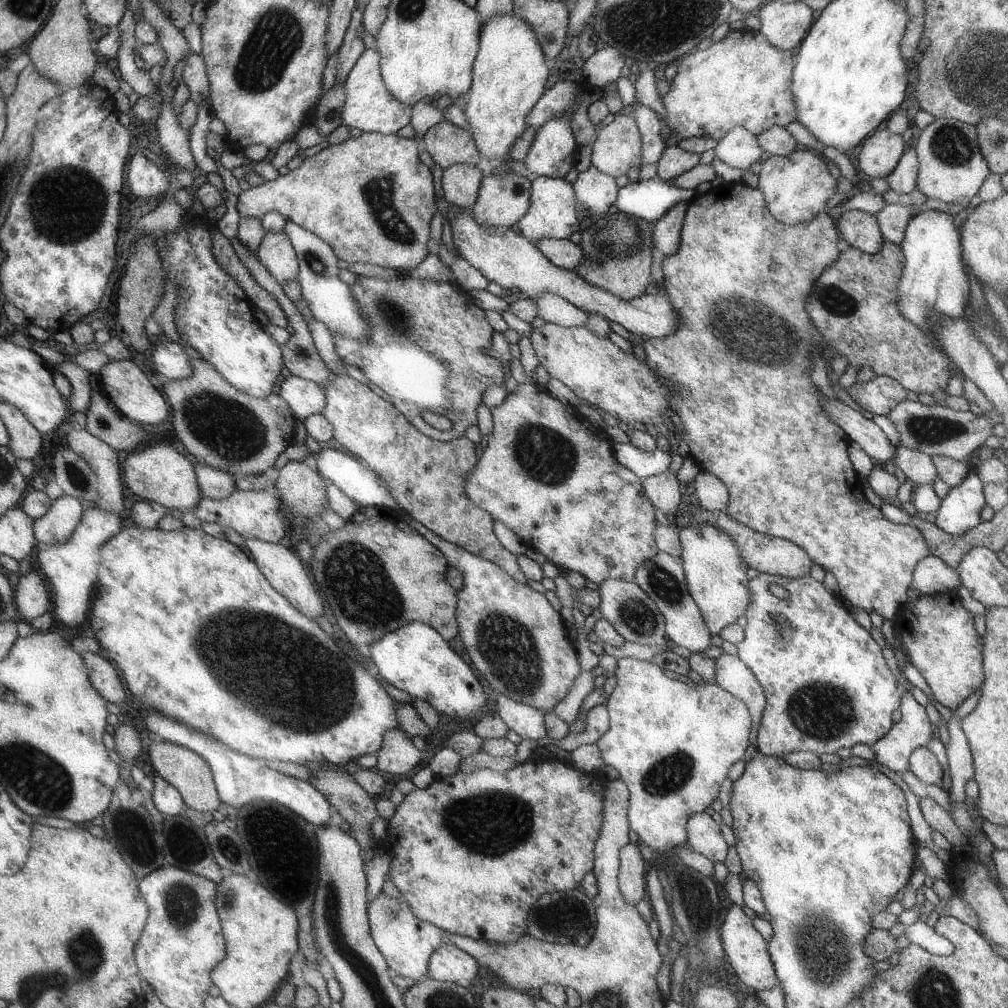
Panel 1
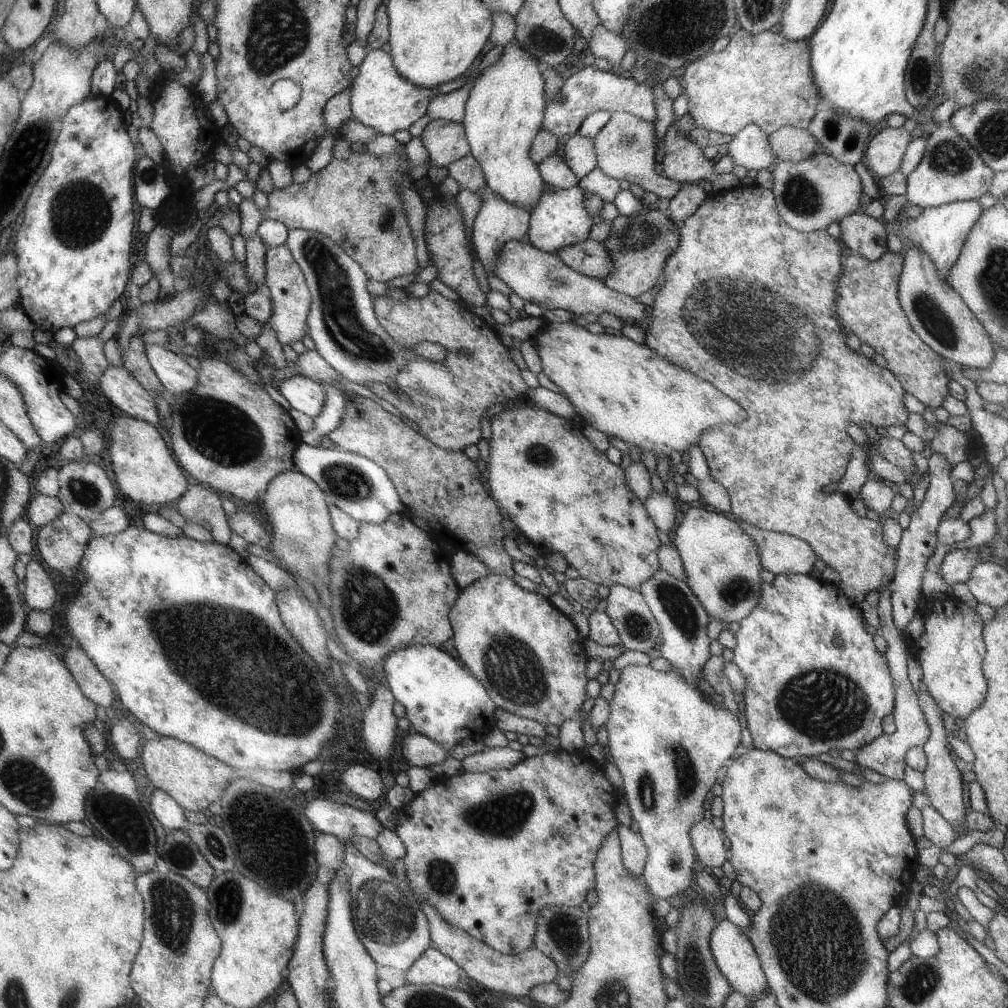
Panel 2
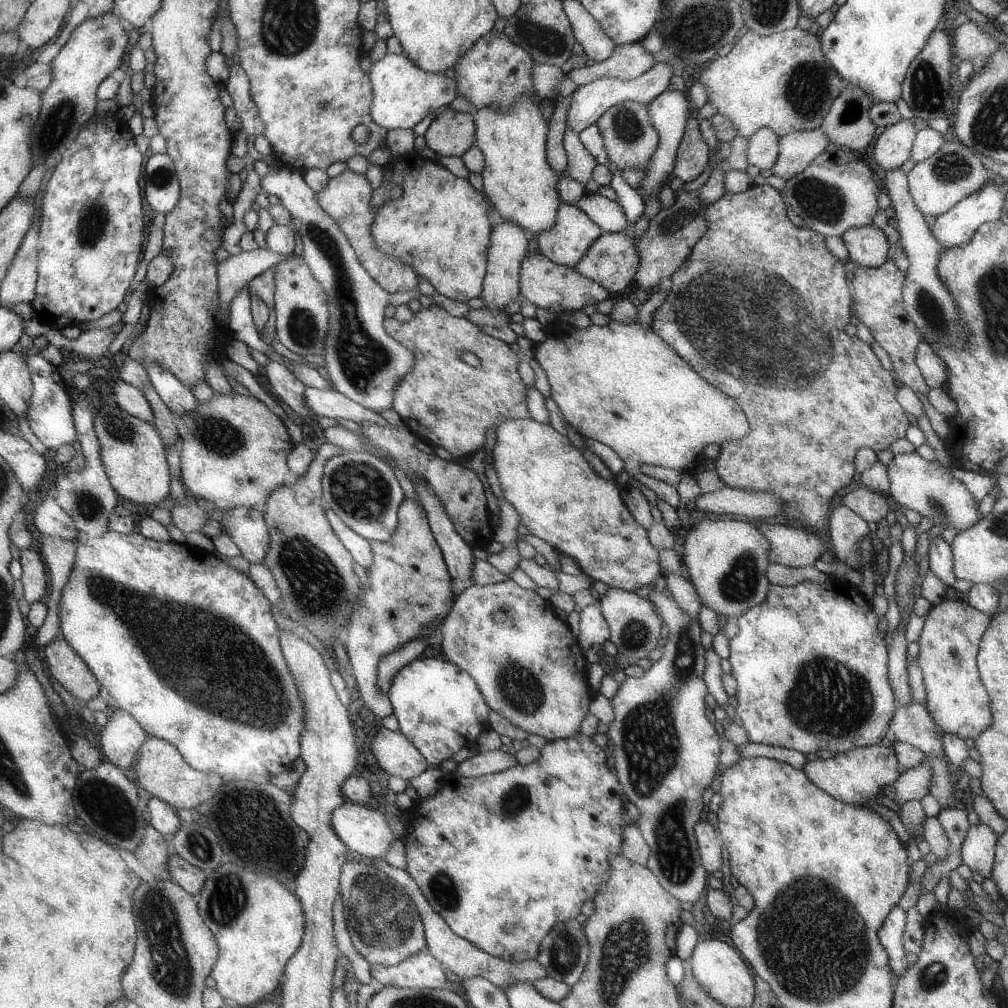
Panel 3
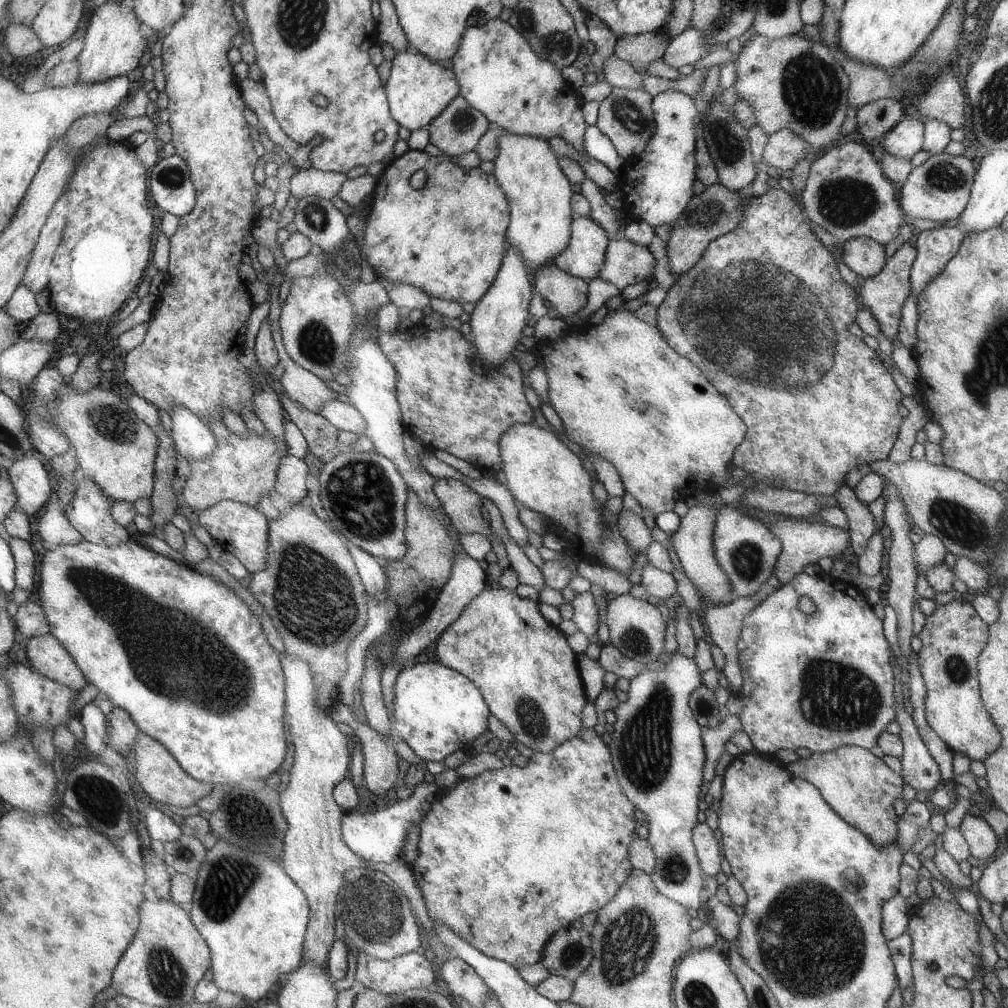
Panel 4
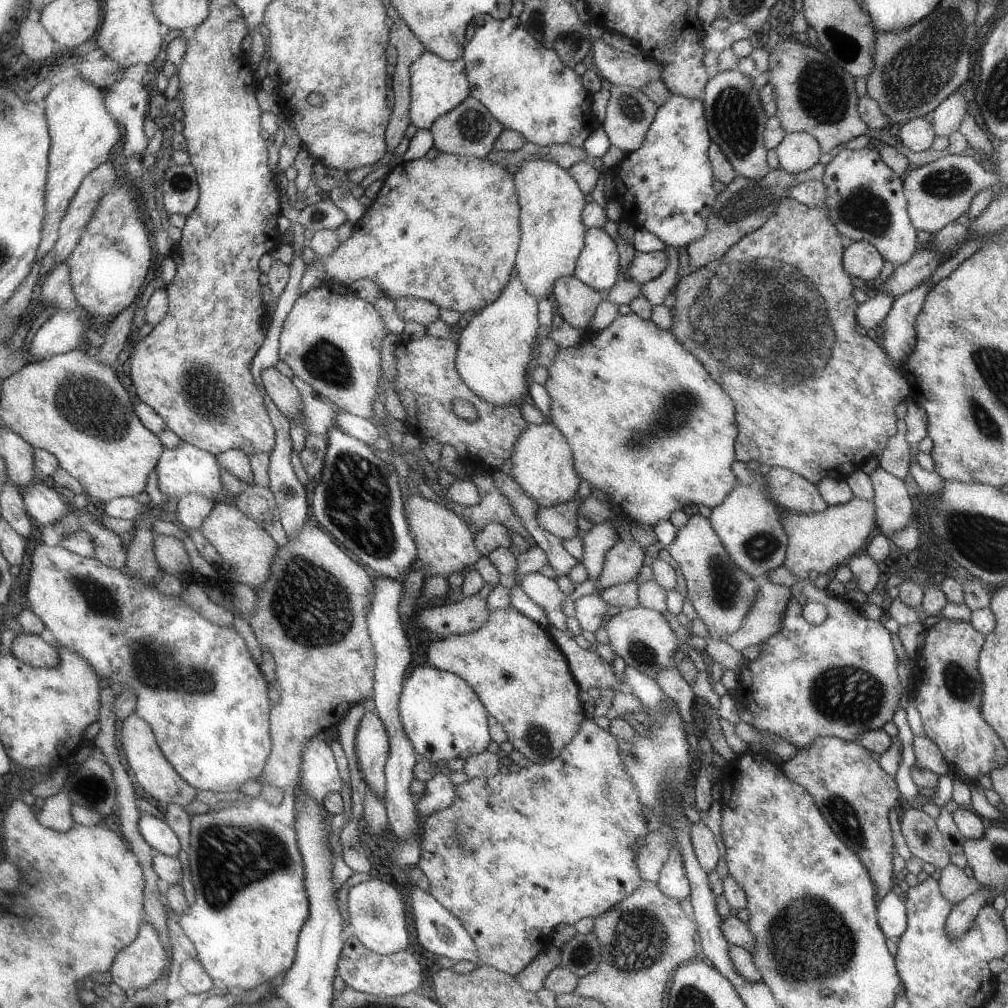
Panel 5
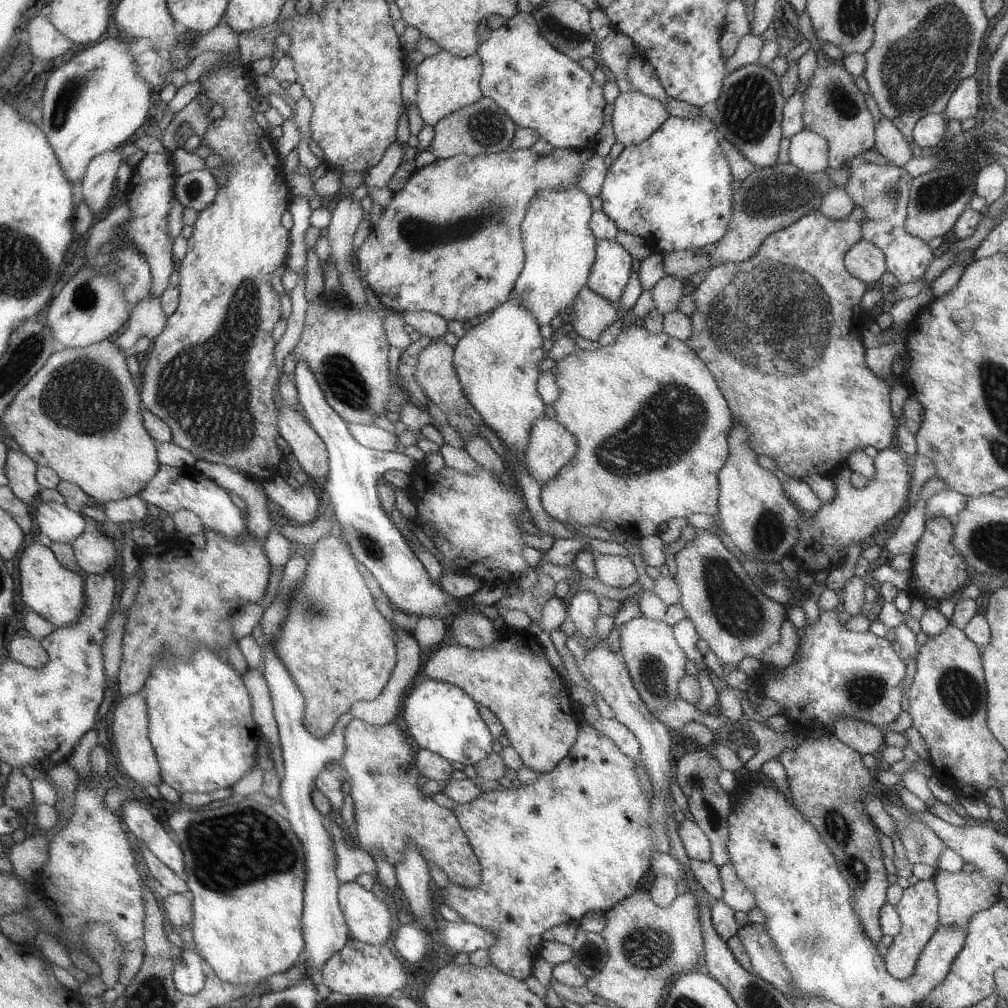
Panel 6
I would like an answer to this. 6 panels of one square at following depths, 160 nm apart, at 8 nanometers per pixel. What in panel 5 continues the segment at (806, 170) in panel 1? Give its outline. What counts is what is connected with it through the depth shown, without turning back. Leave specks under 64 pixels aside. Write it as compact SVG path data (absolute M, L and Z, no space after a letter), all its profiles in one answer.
M839 148L833 153L831 161L825 165L821 180L826 186L826 199L823 207L827 209L831 222L838 229L839 234L843 234L848 241L865 241L871 243L875 250L879 251L887 262L891 262L894 267L909 262L915 250L915 230L909 224L909 211L906 206L906 196L901 190L901 178L895 171L882 161L878 152L867 149L850 150Z

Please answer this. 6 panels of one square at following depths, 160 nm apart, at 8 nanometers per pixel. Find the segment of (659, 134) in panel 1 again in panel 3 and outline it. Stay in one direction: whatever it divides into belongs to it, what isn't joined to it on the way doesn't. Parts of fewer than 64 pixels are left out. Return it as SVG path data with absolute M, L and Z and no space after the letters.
M665 62L655 63L644 74L633 78L633 80L617 80L617 78L609 78L609 76L601 76L595 78L593 82L587 82L582 86L577 86L569 95L568 109L565 118L565 131L573 130L575 134L585 130L587 126L591 126L604 113L615 104L621 102L639 102L643 106L648 107L649 102L664 92L669 84L669 78L672 76L672 68Z

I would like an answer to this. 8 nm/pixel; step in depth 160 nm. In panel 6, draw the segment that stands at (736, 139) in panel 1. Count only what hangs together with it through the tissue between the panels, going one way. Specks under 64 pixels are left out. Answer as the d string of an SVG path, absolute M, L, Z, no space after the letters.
M801 129L789 137L788 162L806 173L827 167L828 140L816 132Z

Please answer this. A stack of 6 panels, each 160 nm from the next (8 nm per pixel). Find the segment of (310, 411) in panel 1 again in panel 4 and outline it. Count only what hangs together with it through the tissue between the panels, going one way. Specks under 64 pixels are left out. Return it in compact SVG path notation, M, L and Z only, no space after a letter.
M339 399L327 400L327 404L323 404L321 408L321 415L337 426L339 431L352 432L357 436L367 426L365 416L354 405Z

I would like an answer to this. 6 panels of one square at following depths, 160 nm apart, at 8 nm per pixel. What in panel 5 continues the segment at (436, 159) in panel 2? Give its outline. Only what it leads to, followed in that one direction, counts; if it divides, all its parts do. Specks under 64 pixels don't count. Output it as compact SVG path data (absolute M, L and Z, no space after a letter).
M473 96L467 98L457 108L439 117L430 128L433 131L436 148L441 153L470 157L485 157L494 151L495 141L501 136L506 126L489 110L483 101Z

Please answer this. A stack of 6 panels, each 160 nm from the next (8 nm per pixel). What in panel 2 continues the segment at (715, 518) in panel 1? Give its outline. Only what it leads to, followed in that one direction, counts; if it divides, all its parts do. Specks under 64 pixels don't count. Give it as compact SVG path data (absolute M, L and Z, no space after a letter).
M738 520L735 522L739 522L739 527L757 544L759 562L764 570L773 573L774 576L785 574L807 575L807 572L812 570L817 555L802 539L789 534L761 530L746 521Z

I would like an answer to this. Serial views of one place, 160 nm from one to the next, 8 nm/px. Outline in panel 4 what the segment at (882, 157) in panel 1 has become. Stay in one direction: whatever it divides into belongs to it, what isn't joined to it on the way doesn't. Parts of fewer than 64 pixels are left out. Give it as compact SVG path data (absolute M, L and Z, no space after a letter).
M906 114L900 122L889 130L883 139L883 151L893 158L910 160L913 154L921 151L923 124L913 120L913 114Z

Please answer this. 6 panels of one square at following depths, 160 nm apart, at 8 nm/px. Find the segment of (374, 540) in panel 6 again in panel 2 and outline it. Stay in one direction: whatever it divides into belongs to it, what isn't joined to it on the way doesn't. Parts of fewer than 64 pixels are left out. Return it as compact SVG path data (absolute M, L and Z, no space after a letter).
M303 442L294 455L295 467L301 473L314 479L322 490L326 492L327 499L346 514L359 519L361 522L383 524L391 514L409 515L410 510L399 498L398 488L391 481L390 475L376 465L371 458L361 454L348 453L347 450L323 449L309 446Z

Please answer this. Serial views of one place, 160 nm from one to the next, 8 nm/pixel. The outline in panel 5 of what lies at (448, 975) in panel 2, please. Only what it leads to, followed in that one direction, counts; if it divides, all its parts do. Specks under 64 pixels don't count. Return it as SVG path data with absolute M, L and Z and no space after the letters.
M349 932L342 957L338 964L338 974L345 984L356 991L382 997L398 997L411 991L419 990L423 982L423 968L415 954L409 948L390 954L382 955L367 948L359 937Z

